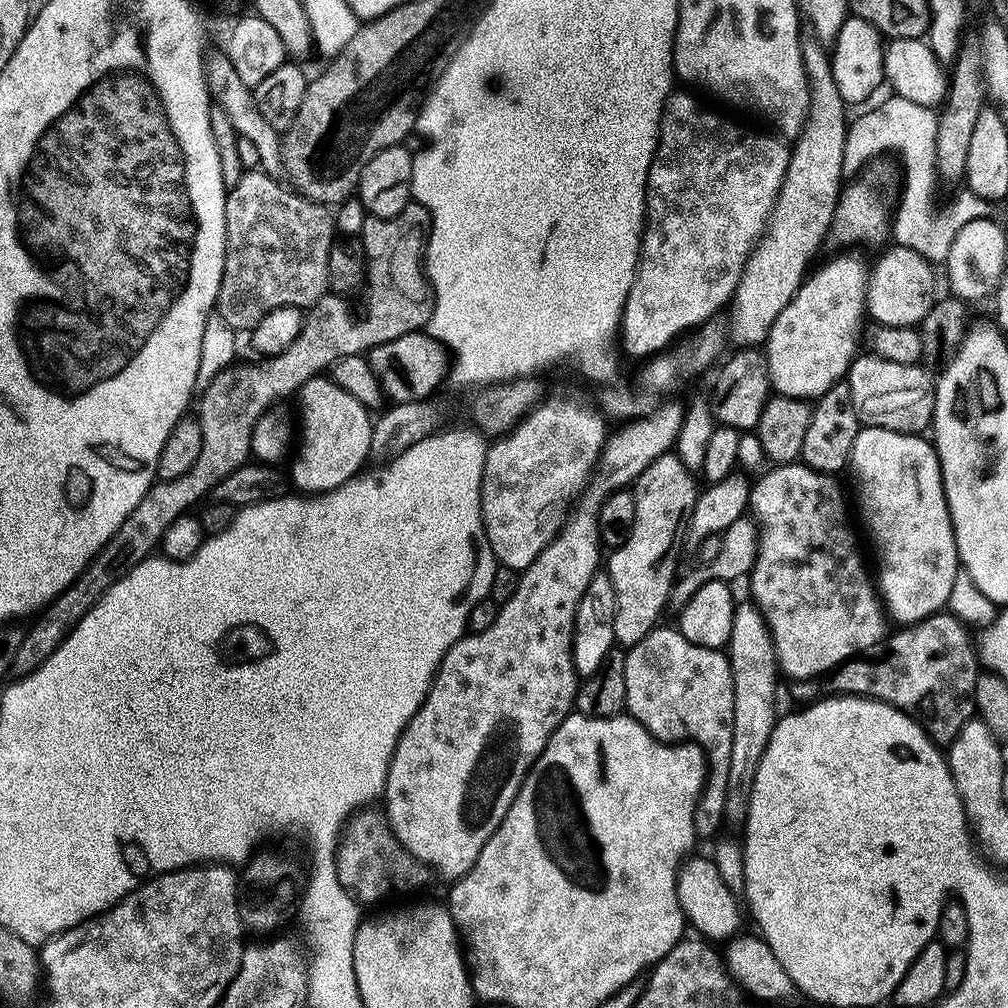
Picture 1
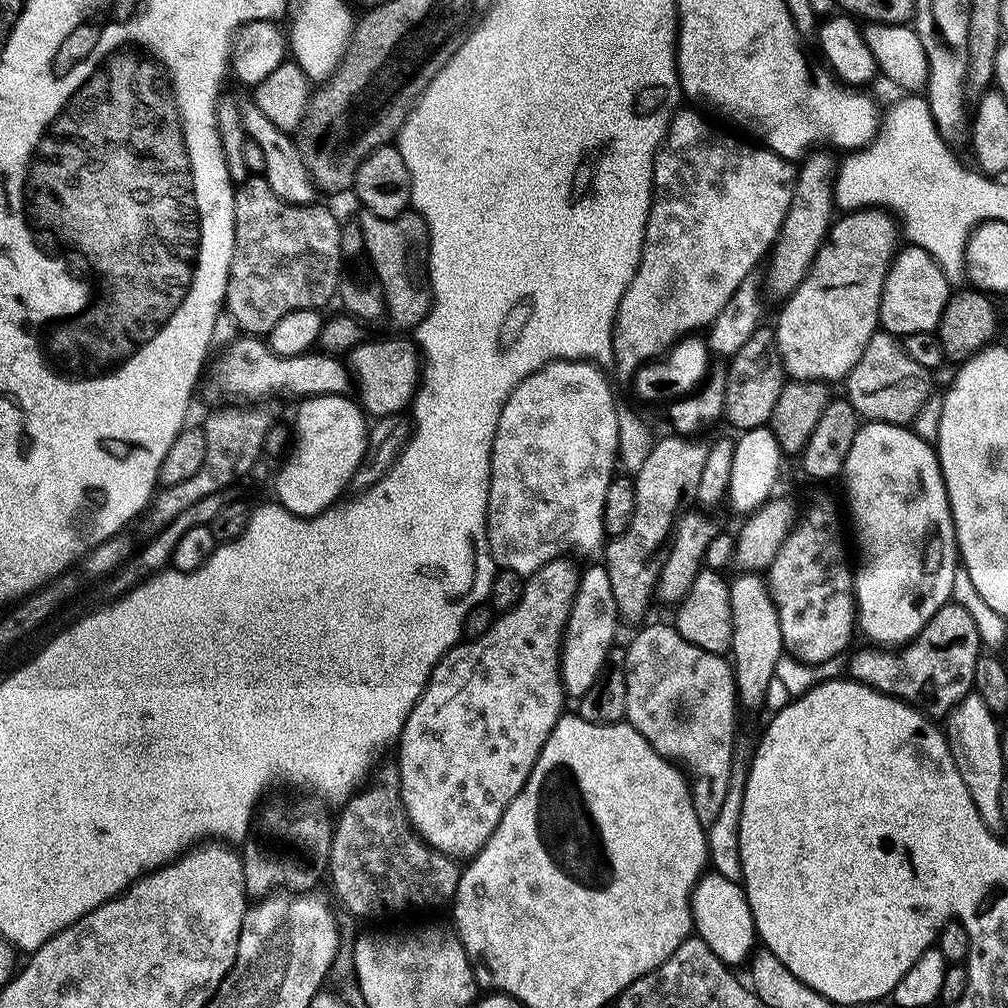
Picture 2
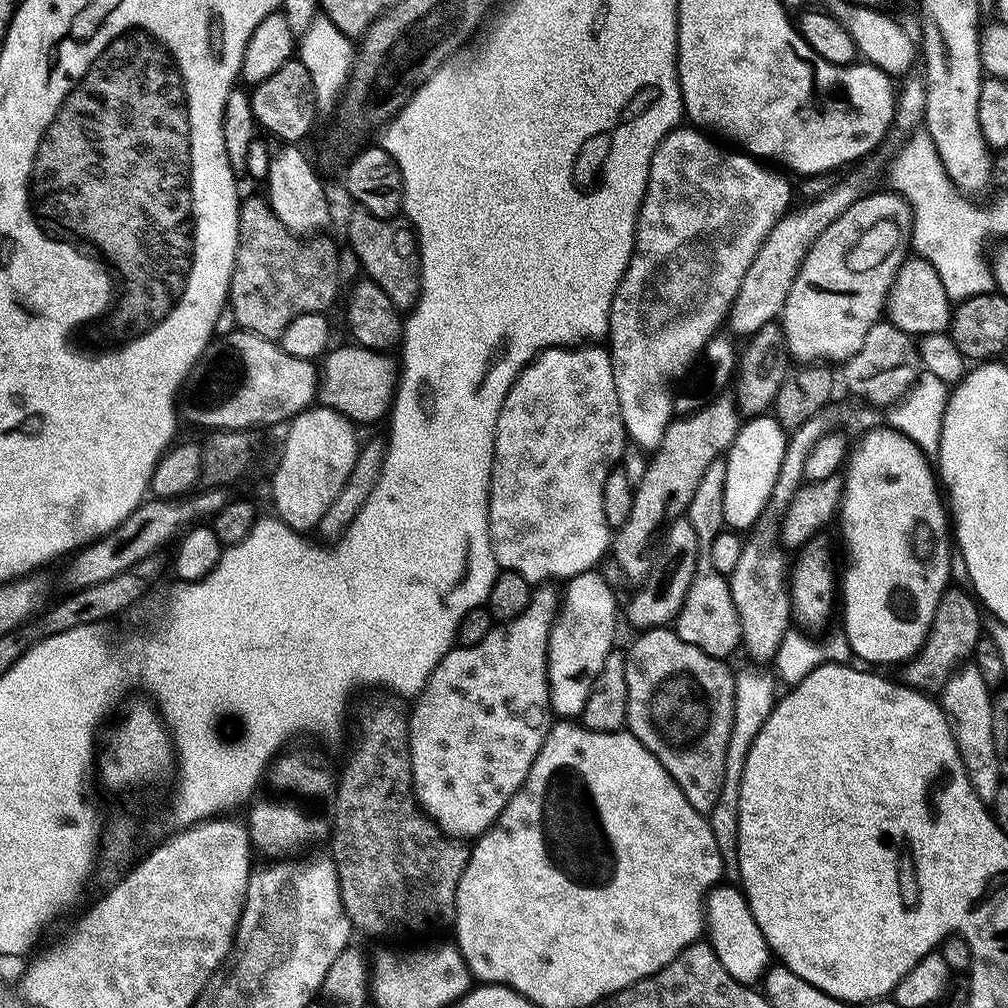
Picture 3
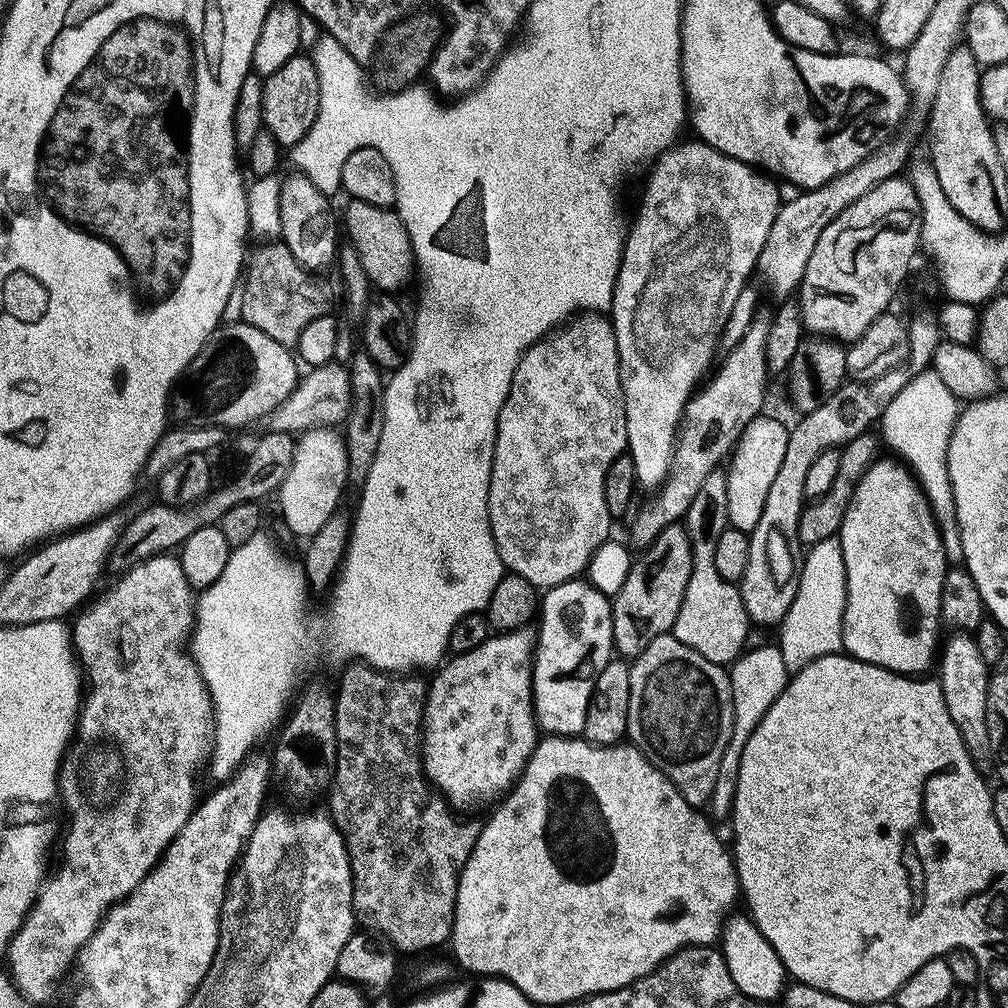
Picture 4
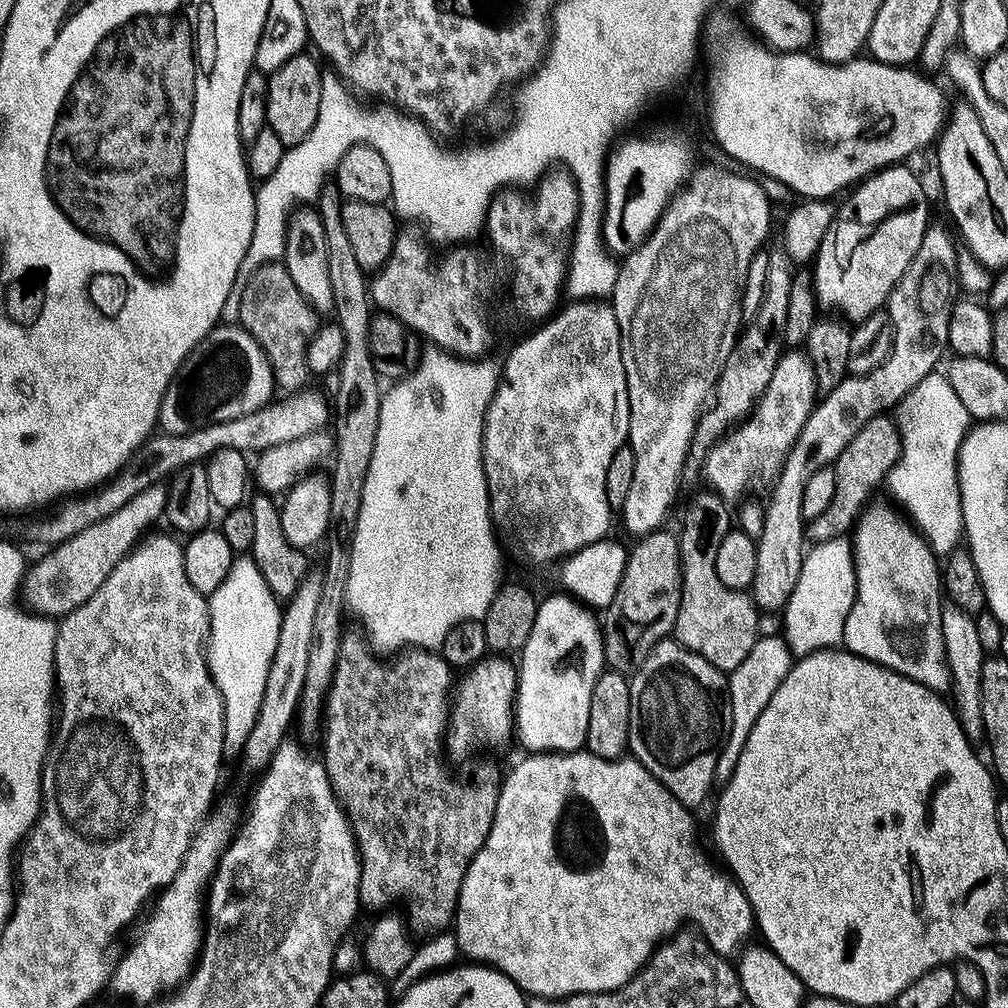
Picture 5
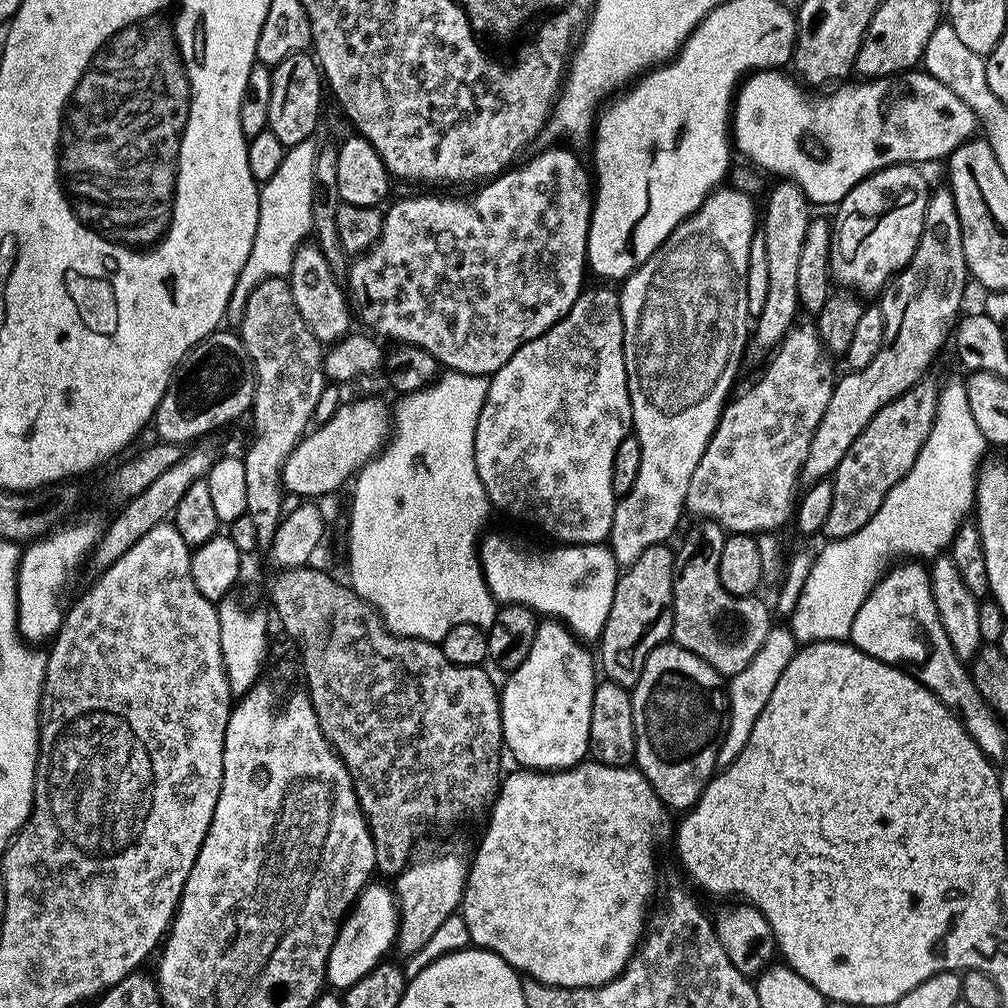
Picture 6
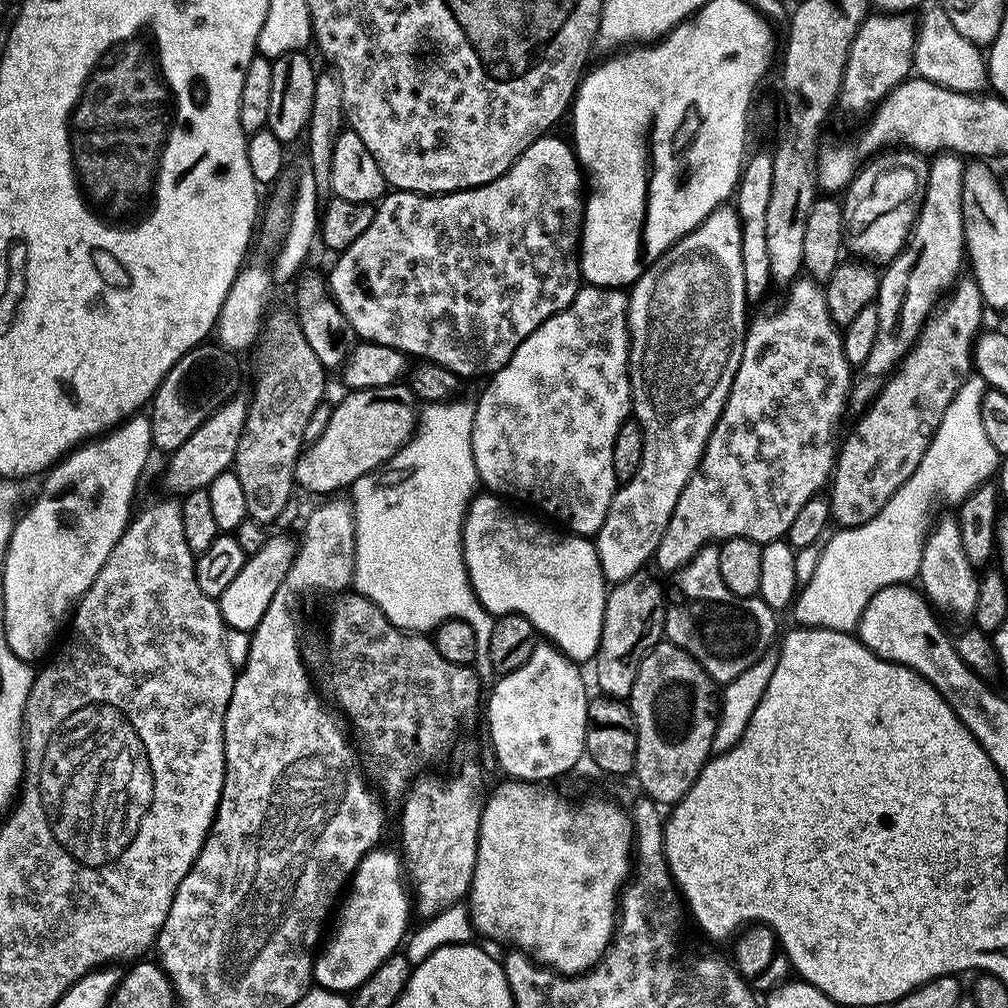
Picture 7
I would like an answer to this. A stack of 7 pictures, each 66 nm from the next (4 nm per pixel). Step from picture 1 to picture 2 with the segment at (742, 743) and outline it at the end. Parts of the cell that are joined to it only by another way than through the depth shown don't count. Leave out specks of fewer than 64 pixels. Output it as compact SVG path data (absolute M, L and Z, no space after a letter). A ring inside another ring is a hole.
M756 572L737 575L729 583L730 614L732 615L732 647L730 663L736 677L736 695L739 703L756 708L768 696L768 683L776 678L776 667L785 655L782 626L778 624L778 610L768 589L767 579Z

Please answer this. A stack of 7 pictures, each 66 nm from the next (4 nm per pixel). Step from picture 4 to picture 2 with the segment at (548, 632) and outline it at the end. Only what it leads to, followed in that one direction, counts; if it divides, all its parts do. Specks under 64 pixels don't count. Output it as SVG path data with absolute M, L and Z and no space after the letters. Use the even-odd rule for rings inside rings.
M596 562L580 573L580 585L564 627L564 643L560 646L560 677L569 697L578 698L586 694L594 678L598 678L598 670L602 670L606 654L617 643L616 624L618 617L610 574L606 574L603 563Z

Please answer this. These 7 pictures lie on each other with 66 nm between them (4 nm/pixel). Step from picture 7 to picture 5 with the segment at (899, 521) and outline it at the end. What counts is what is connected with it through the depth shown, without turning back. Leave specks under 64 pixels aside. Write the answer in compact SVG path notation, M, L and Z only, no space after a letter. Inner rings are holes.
M934 371L922 378L922 382L918 382L918 386L914 386L914 390L900 401L894 419L900 429L900 458L889 472L886 486L896 495L895 503L907 513L921 533L963 533L956 459L960 457L970 417L958 394L954 394L954 386L950 386L947 375ZM843 536L830 542L812 544L805 551L798 586L794 586L794 594L790 594L782 609L782 635L793 657L809 656L811 652L832 650L843 645L846 618L854 606L855 597L856 561L851 539Z

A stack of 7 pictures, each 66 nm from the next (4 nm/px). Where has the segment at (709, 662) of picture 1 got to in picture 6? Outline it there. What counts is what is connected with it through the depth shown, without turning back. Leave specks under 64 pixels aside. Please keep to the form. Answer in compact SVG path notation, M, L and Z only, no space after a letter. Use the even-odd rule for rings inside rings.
M665 642L659 644L646 658L646 662L642 666L642 674L630 691L632 693L632 709L634 710L634 734L636 735L635 767L639 768L640 773L650 782L654 794L658 794L658 798L663 802L665 809L680 808L679 810L687 810L694 807L696 800L702 794L702 790L718 771L716 763L718 750L724 737L724 729L728 727L728 693L725 677L716 672L714 666L702 662L702 658L698 658L698 654L690 654L690 650L686 650L681 644Z

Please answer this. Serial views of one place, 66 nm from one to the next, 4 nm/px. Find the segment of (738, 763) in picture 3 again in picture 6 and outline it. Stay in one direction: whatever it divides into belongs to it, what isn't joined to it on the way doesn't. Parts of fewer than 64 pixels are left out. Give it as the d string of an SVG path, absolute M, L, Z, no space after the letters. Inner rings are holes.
M773 626L766 634L766 642L758 646L758 654L750 658L746 670L738 670L736 676L727 681L728 693L728 727L724 729L724 737L718 750L717 765L727 766L742 754L742 746L746 746L746 738L750 738L750 730L754 730L754 722L758 722L758 714L770 702L770 694L774 694L774 686L778 686L778 678L782 678L782 670L790 666L790 658L798 651L798 641L794 638L791 627Z

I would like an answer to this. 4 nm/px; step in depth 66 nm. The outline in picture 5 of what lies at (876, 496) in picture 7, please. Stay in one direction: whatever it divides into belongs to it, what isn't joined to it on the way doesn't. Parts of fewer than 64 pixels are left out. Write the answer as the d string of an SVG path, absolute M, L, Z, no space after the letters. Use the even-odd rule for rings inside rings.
M887 415L876 416L854 438L850 438L850 446L842 450L835 462L836 481L834 482L834 498L830 506L818 514L818 518L807 521L806 536L812 544L830 542L834 538L848 536L855 529L860 513L873 499L872 491L883 485L888 479L889 472L900 458L900 429L895 419ZM872 496L872 497L871 497Z

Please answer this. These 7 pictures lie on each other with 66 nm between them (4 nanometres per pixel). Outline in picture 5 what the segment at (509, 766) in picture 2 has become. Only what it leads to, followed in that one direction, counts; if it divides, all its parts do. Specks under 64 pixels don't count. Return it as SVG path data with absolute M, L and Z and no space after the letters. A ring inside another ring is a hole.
M489 654L472 665L455 681L450 696L450 715L446 729L449 757L464 756L479 748L504 748L514 740L517 665L507 655Z

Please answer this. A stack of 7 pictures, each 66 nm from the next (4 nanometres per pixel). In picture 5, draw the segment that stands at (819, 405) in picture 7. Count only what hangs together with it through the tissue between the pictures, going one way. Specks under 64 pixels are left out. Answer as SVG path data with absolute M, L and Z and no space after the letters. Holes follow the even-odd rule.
M800 350L785 351L776 364L774 378L770 378L747 419L717 440L705 454L702 461L702 480L704 476L708 483L705 485L725 502L733 502L759 480L775 481L798 434L802 434L802 426L806 426L806 418L810 418L817 403L816 379L807 355Z

